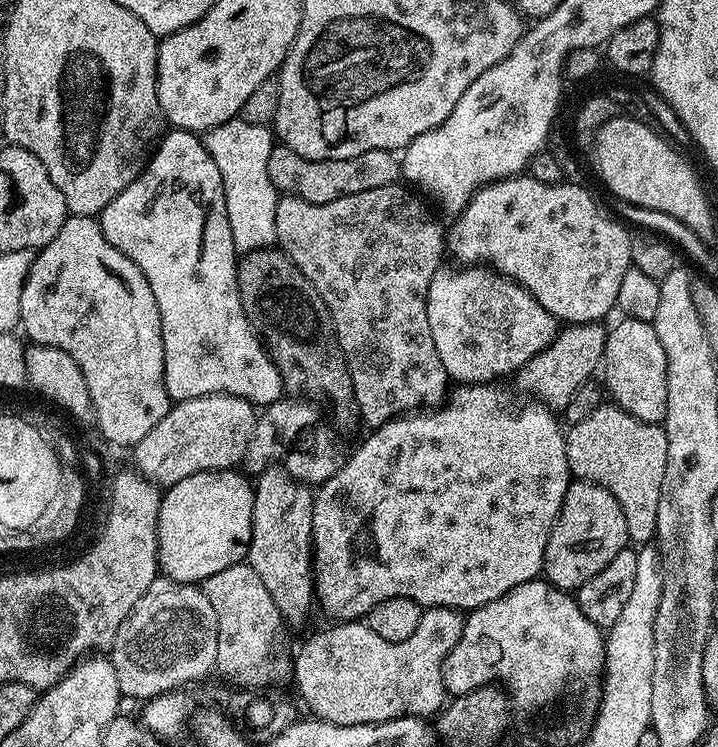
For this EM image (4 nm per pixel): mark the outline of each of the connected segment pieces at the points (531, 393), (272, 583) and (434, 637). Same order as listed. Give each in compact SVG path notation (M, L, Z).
M603 323L594 324L568 324L561 327L556 337L530 362L517 368L514 373L517 393L525 392L525 397L531 398L535 403L543 404L549 410L562 410L566 402L574 396L580 384L593 379L597 375L604 359L604 347L608 333Z
M282 466L267 468L254 480L254 518L246 563L262 578L262 586L270 590L285 621L300 620L314 608L313 495L309 485L297 482Z
M424 608L418 618L418 627L414 634L410 634L410 638L405 638L403 642L386 642L386 638L374 634L374 630L370 630L370 626L360 620L336 622L328 627L332 628L324 628L321 632L314 633L297 650L296 664L294 660L296 688L315 719L342 726L381 724L403 716L432 718L445 707L446 693L442 666L450 650L454 650L464 629L464 616L457 609Z

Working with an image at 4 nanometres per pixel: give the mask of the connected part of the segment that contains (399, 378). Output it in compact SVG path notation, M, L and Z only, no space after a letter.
M399 183L378 186L378 190L362 190L362 194L350 194L325 204L281 195L274 214L280 251L302 270L310 286L326 302L348 363L361 421L368 423L369 429L380 428L397 416L431 410L443 404L450 391L450 377L446 366L442 366L442 358L438 358L438 350L434 350L430 318L426 314L430 282L441 271L440 258L446 254L446 228L432 217L431 210L415 191L400 187Z

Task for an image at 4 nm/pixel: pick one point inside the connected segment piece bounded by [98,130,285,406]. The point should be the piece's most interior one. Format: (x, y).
(171, 222)

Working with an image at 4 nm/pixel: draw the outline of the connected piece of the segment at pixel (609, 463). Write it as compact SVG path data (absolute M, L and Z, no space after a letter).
M602 402L594 414L567 429L564 445L568 471L577 480L589 480L614 494L626 518L629 541L648 546L656 539L658 498L662 498L662 478L666 478L668 439L660 424L647 424L611 402Z

